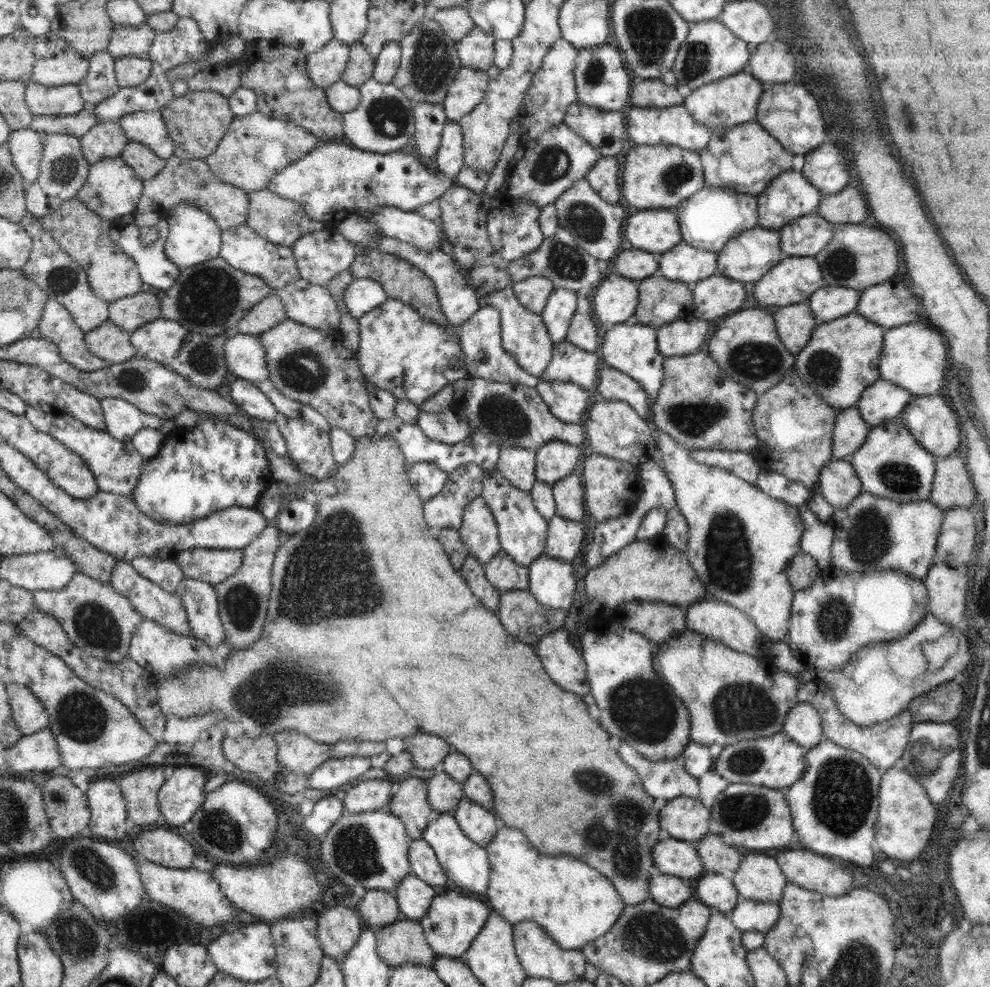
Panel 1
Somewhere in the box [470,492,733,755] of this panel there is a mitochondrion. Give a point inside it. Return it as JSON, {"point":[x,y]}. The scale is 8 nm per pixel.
{"point":[645,711]}

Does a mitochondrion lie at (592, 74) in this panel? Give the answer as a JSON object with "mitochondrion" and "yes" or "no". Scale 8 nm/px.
{"mitochondrion":"yes"}

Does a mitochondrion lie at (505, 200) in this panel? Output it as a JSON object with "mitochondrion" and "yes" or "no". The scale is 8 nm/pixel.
{"mitochondrion":"no"}

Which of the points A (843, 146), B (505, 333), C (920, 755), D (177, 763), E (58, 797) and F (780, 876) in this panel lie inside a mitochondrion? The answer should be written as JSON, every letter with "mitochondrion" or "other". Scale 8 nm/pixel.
{"A":"other","B":"other","C":"mitochondrion","D":"other","E":"mitochondrion","F":"other"}

